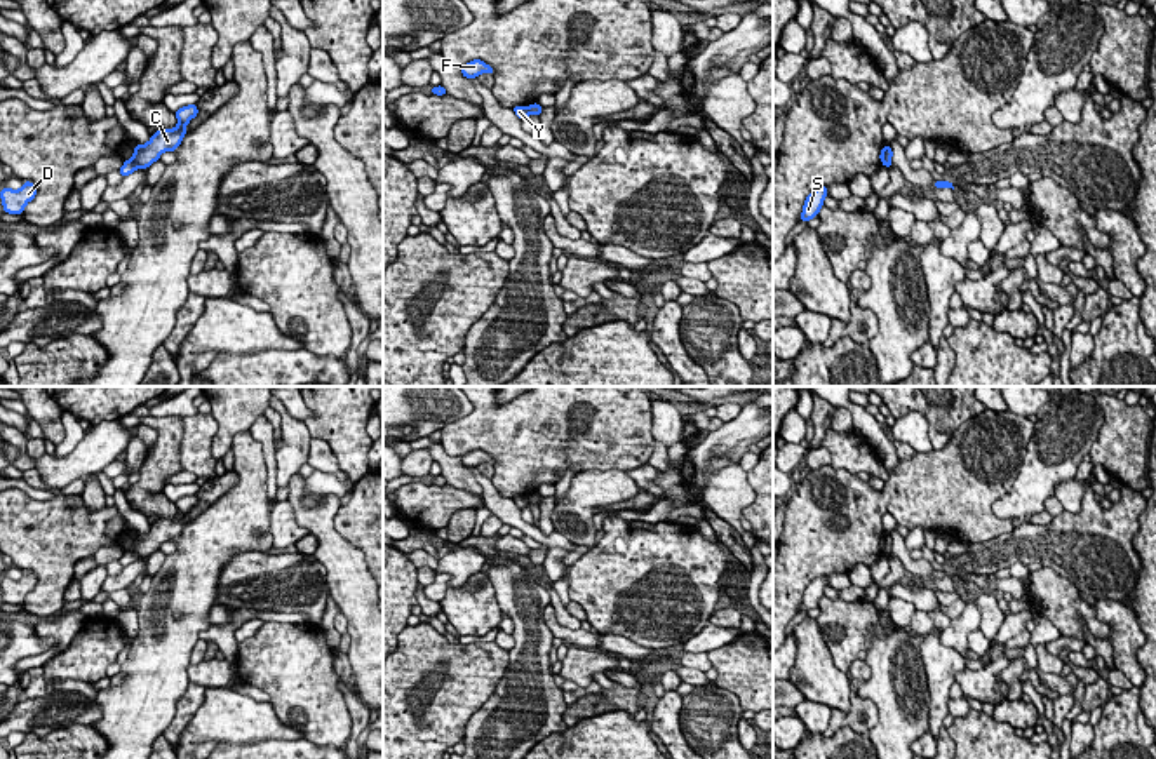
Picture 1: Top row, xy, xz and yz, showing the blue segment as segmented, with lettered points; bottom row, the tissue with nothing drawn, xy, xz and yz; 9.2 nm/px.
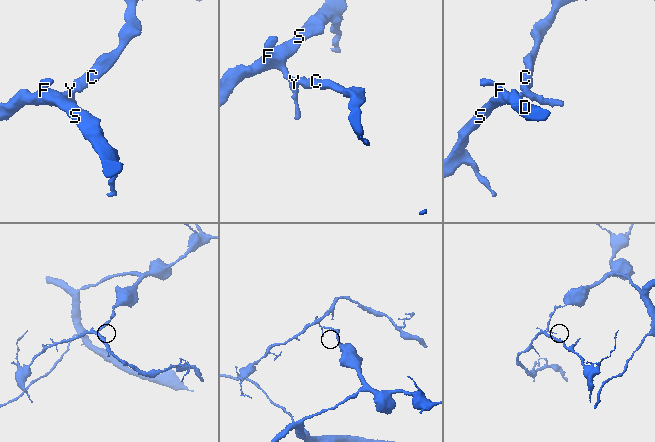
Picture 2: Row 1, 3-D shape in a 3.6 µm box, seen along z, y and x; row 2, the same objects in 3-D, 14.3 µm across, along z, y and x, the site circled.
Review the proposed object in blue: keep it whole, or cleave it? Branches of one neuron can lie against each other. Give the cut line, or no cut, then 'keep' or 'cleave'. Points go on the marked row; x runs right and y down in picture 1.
xy (133, 157), (140, 166) | cleave

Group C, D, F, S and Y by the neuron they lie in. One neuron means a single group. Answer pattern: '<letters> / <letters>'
C / D F S Y

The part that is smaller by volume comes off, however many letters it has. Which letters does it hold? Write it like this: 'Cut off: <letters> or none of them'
Cut off: D, F, S, Y

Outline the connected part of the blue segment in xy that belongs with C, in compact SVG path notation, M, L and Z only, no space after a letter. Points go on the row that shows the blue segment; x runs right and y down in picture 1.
M188 104L179 108L176 113L178 125L174 129L160 129L157 131L148 143L136 144L132 158L139 167L148 169L153 162L160 158L164 151L176 151L186 136L185 127L192 118L198 115L197 104Z

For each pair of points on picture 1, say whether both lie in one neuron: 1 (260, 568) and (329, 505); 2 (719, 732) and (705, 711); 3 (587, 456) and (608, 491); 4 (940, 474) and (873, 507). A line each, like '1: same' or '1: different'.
1: different
2: same
3: different
4: different

